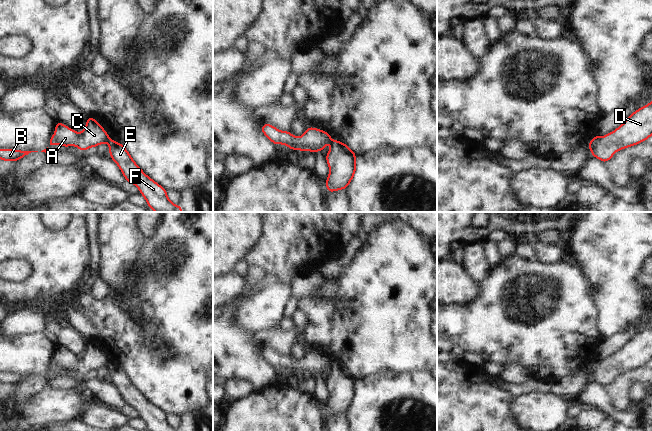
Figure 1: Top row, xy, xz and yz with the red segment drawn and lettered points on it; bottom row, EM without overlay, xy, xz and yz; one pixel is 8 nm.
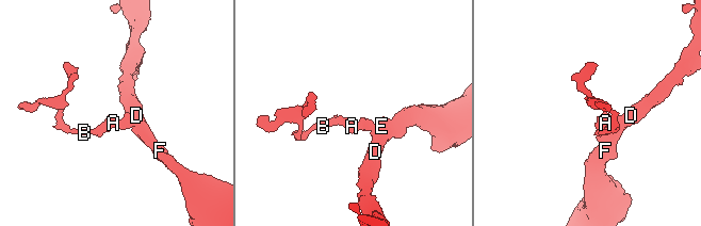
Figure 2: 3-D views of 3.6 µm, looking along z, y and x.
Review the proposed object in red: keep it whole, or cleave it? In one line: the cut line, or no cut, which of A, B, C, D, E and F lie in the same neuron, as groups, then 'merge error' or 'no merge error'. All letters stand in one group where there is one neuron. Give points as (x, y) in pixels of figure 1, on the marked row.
xz (333, 141), (331, 145) | A B C / D E F | merge error

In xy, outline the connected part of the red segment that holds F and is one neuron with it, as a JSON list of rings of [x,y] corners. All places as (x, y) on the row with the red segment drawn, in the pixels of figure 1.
[[[109,140],[109,153],[125,179],[137,186],[150,209],[155,212],[183,212],[180,205],[169,200],[167,190],[142,171],[121,143]]]

